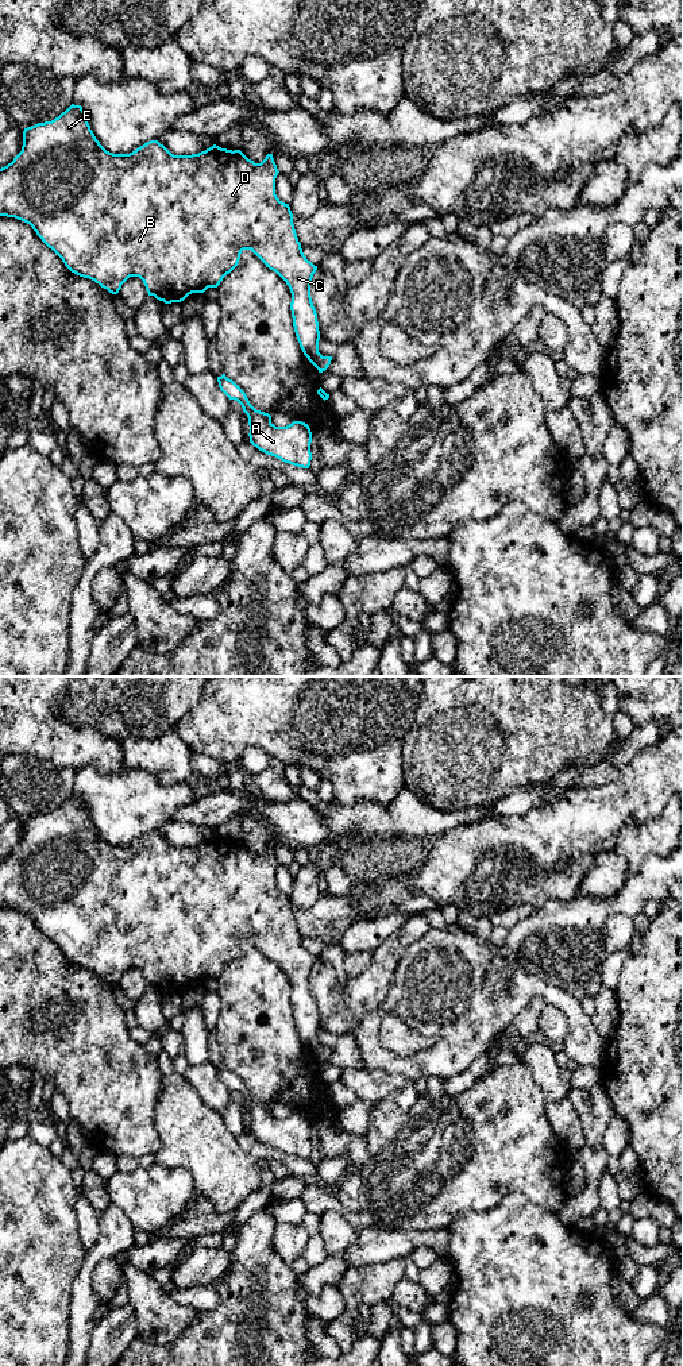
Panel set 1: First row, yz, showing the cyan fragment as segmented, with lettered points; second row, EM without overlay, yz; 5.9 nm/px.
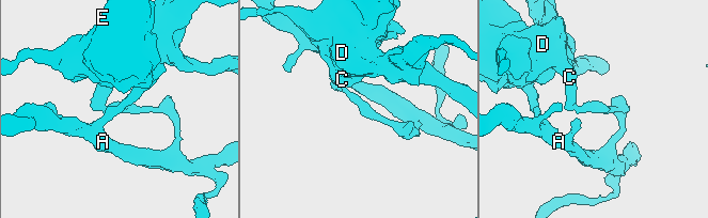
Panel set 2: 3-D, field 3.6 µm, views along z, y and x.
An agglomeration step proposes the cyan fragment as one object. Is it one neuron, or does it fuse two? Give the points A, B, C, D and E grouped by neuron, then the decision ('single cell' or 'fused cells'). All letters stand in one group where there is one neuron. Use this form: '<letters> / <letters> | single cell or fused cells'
A / B C D E | fused cells

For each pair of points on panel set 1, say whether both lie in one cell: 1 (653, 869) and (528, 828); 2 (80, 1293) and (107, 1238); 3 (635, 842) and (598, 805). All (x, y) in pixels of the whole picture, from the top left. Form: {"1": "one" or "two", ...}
{"1": "two", "2": "one", "3": "two"}

